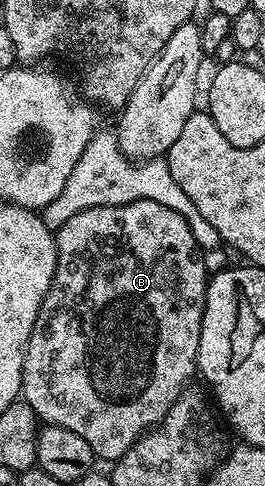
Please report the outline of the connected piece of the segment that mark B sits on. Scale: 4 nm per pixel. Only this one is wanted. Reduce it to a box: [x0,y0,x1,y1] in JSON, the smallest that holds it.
[22,199,209,463]

